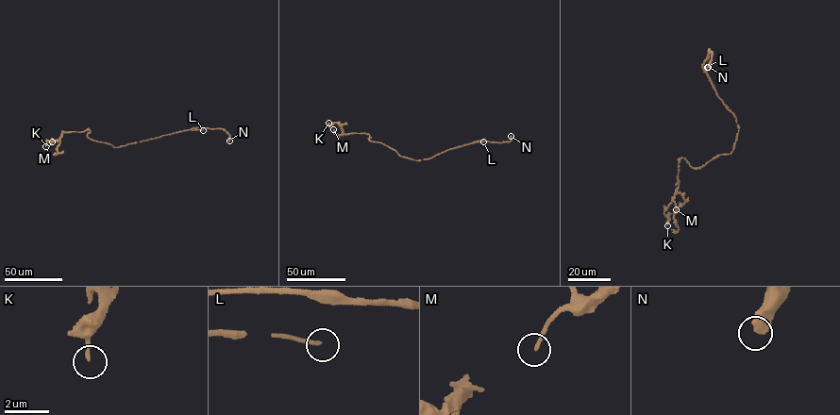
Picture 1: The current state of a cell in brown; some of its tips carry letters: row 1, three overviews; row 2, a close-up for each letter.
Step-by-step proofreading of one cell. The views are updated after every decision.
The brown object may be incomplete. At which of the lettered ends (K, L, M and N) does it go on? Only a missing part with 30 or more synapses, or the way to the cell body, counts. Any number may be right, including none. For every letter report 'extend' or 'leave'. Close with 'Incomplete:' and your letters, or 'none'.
K: leave
L: extend
M: leave
N: leave
Incomplete: L

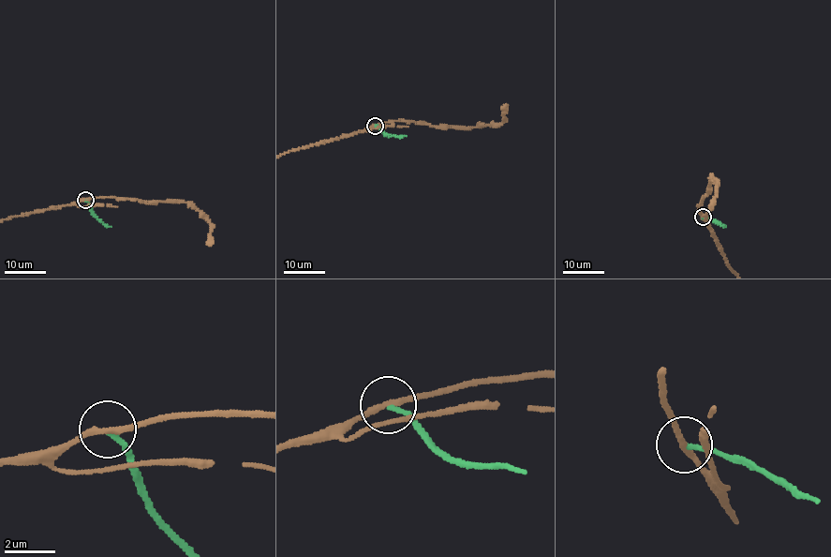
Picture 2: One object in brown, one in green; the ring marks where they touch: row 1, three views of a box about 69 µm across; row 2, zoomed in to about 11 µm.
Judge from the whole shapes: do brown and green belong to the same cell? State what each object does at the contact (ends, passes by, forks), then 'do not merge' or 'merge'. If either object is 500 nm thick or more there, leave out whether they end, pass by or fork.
brown passes by; green ends; do not merge

